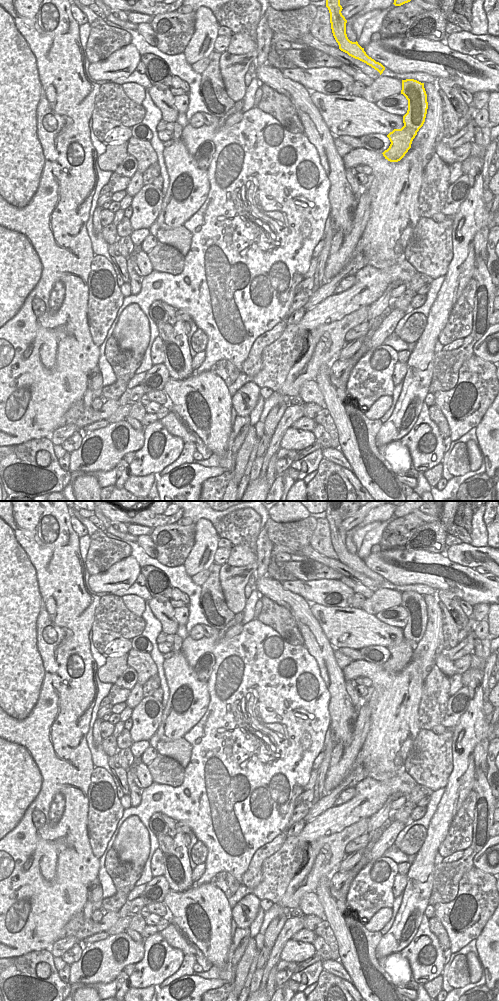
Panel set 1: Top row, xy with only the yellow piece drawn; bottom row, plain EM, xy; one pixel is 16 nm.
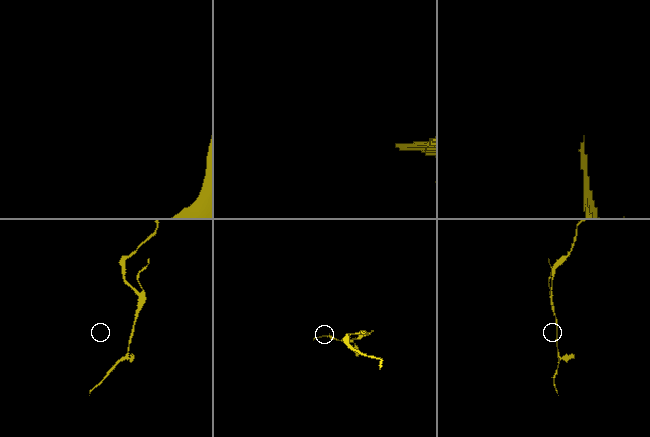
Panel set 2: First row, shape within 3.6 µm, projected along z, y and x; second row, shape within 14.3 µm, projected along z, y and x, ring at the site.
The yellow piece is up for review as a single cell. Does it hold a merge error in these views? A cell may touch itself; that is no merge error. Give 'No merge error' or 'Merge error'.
Merge error.

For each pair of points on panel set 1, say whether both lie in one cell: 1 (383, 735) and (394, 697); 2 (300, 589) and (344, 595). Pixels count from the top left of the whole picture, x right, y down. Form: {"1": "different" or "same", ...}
{"1": "same", "2": "same"}

